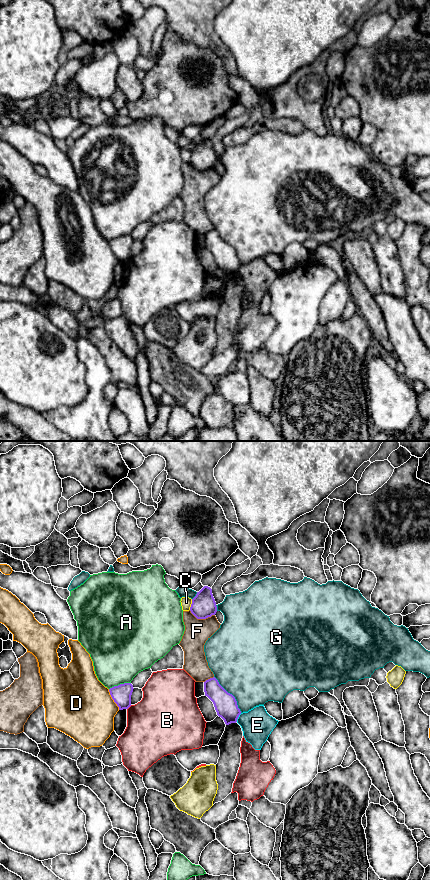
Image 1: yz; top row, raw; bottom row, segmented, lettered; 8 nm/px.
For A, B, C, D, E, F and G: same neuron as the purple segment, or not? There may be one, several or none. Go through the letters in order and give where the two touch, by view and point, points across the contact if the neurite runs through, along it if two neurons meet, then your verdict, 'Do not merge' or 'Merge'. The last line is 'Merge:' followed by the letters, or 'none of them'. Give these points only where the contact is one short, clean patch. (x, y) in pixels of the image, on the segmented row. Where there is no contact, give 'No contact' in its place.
A: Touches purple at yz (120, 684). Do not merge
B: Touches purple at yz (129, 706). Do not merge
C: Touches purple at yz (191, 604). Do not merge
D: Touches purple at yz (112, 698). Do not merge
E: Touches purple at yz (238, 716). Boundary: yz (241, 713), (236, 721). Do not merge
F: Touches purple at yz (202, 618). Do not merge
G: Touches purple at yz (231, 694). Do not merge
Merge: none of them

